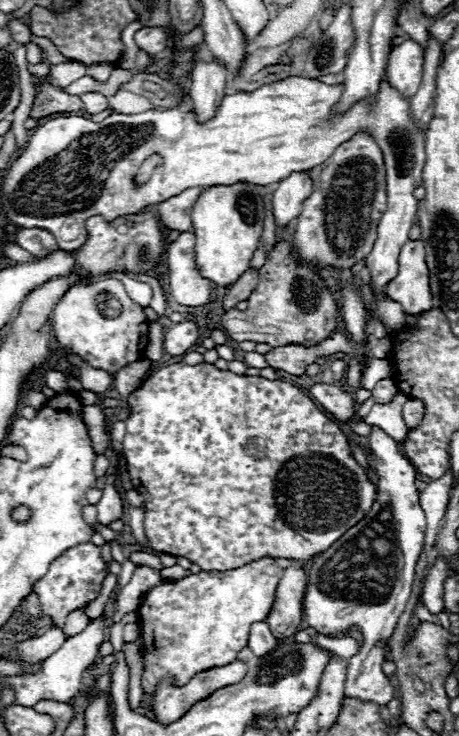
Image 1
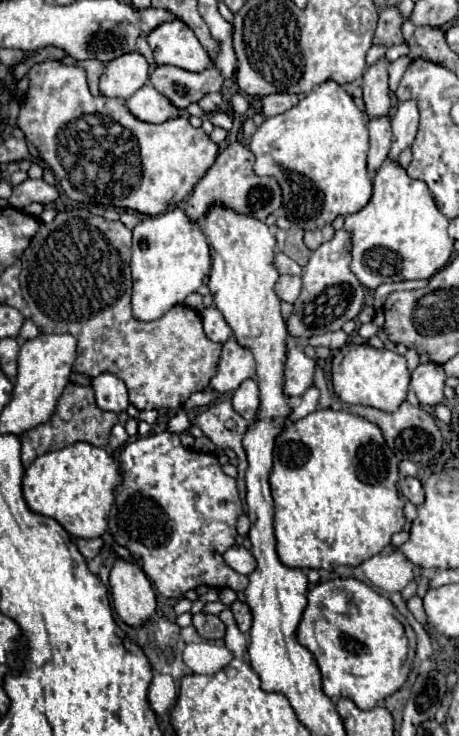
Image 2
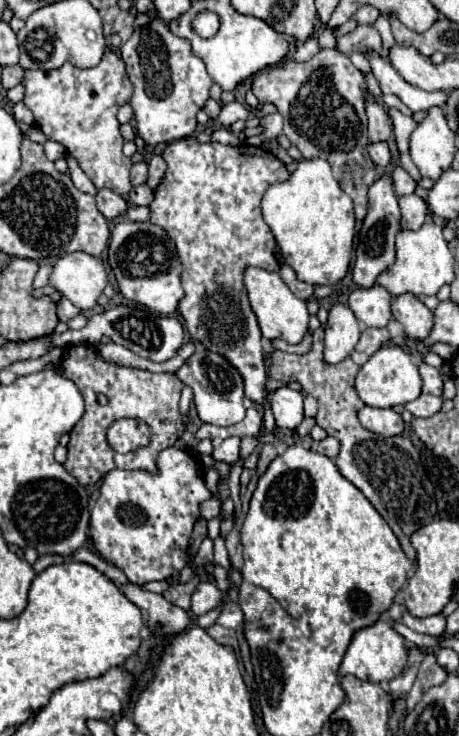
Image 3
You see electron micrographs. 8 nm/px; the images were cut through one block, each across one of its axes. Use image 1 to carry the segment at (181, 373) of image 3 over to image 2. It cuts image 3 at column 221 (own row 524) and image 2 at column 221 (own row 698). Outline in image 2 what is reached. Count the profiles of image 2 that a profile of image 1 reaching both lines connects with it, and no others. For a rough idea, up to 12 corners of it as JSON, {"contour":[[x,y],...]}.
{"contour":[[236,338],[224,344],[210,386],[230,392],[256,378],[256,362]]}

